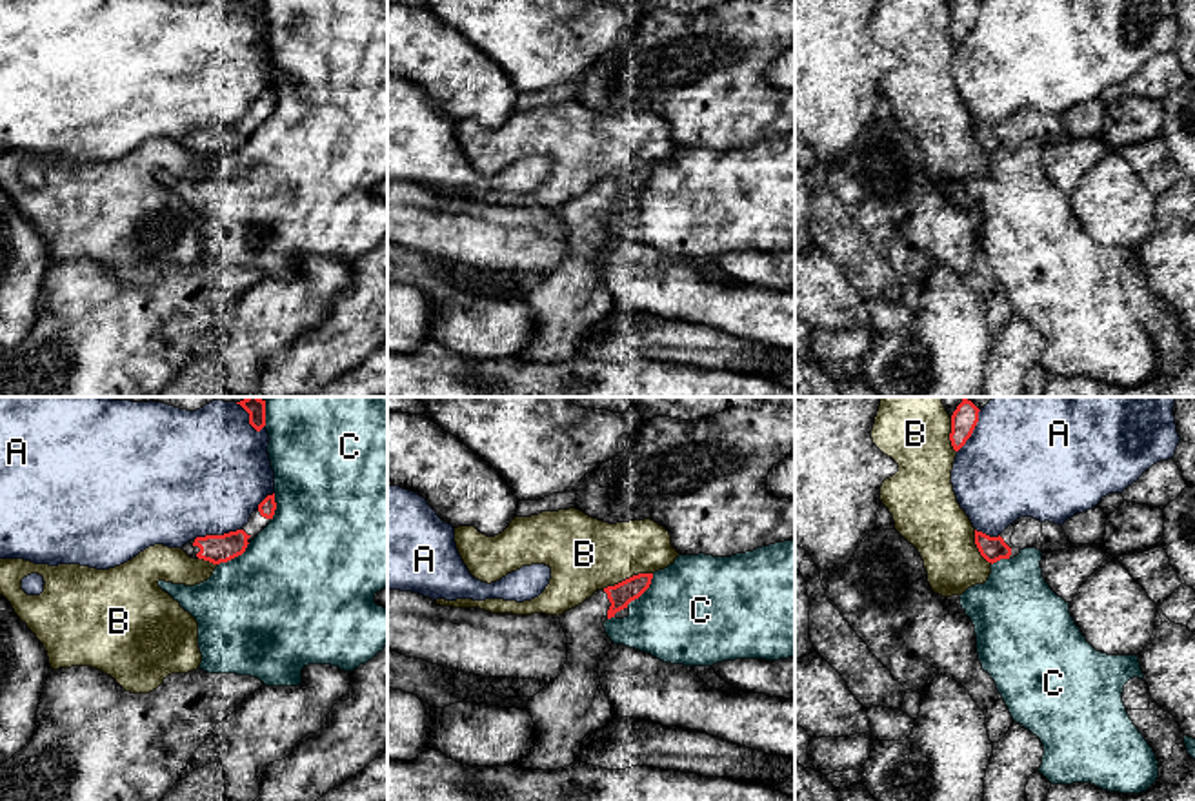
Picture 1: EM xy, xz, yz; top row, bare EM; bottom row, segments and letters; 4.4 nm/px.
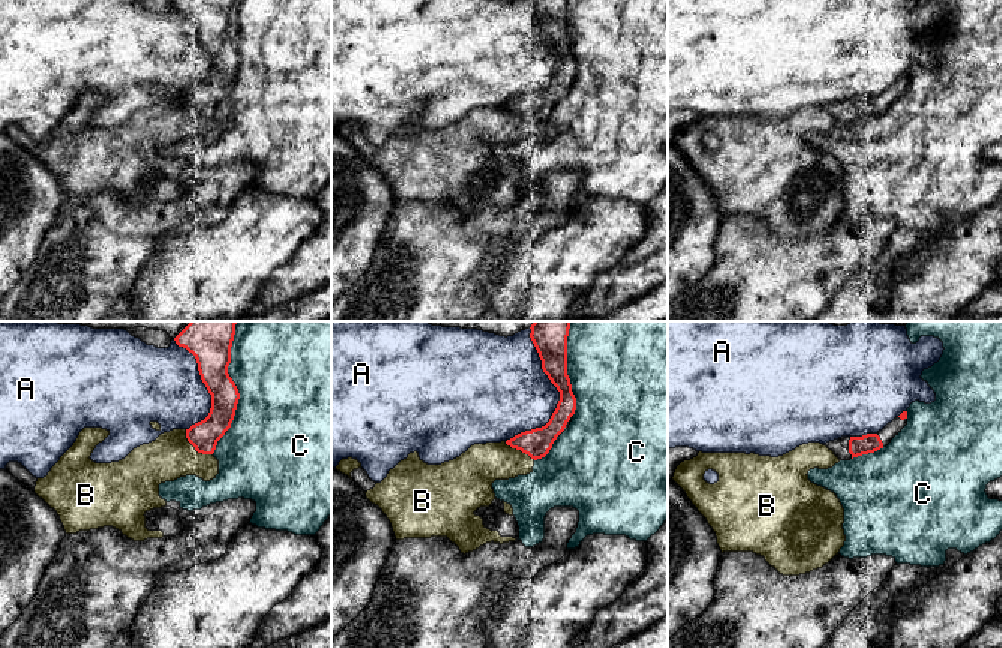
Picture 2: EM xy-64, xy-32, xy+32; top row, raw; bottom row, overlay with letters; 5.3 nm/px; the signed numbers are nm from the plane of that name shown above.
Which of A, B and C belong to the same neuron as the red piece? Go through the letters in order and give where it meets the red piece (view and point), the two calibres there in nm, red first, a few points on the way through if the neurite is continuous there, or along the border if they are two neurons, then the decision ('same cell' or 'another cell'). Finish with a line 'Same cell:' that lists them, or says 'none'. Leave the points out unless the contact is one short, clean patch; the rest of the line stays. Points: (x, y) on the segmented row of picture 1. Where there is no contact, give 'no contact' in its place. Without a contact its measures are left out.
A: meets red in xy at (217, 536); 130 nm thick on the red side, 480 nm on the other; another cell
B: meets red in xz at (626, 579); 100 nm thick on the red side, 320 nm on the other; another cell
C: meets red in xz at (642, 592); 100 nm thick on the red side, 480 nm on the other; another cell
Same cell: none

